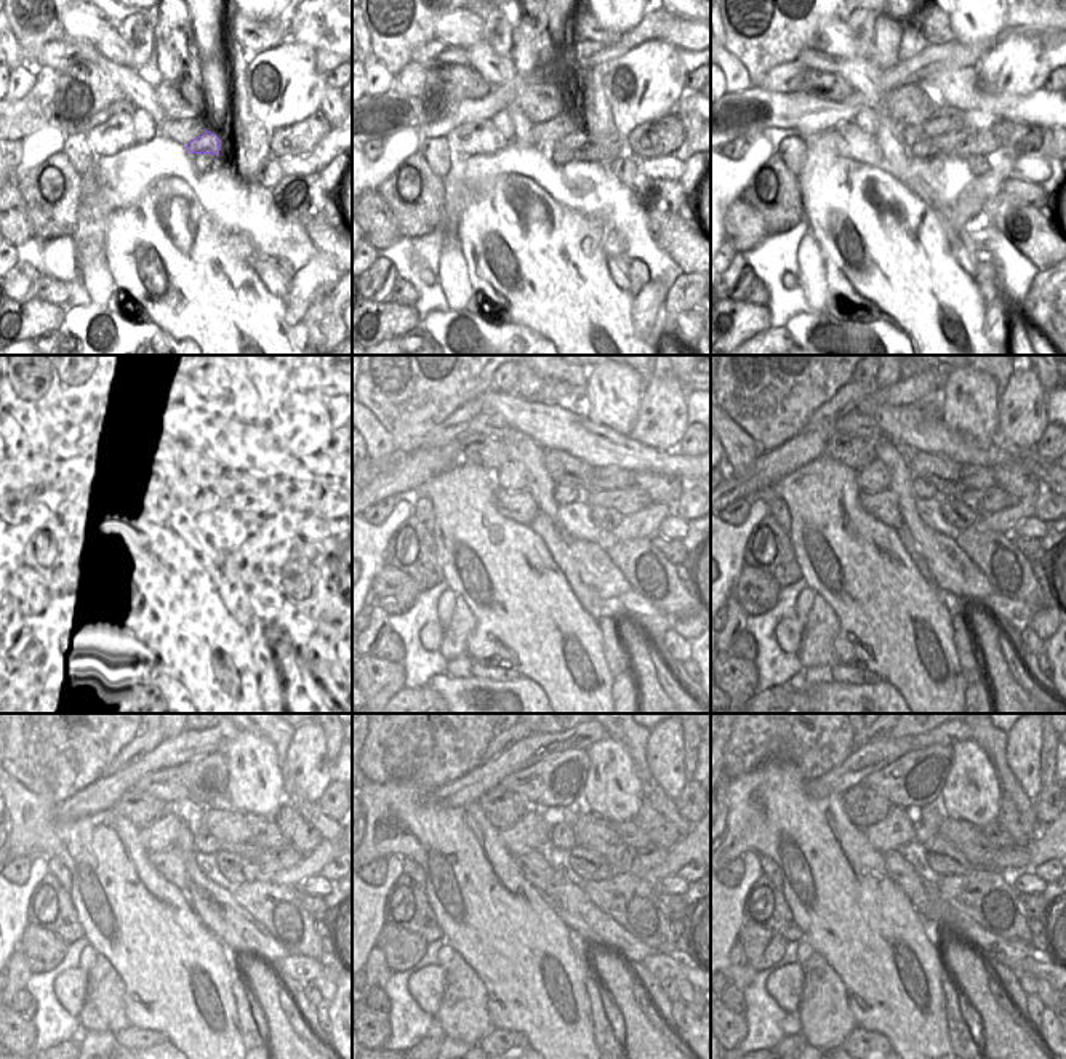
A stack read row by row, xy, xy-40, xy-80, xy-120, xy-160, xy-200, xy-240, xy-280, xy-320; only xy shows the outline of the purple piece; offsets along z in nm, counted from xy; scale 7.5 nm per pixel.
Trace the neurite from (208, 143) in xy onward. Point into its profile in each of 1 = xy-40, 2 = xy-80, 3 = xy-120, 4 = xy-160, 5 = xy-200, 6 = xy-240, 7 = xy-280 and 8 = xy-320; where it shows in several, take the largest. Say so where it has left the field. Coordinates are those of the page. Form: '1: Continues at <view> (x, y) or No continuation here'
1: Continues at xy-40 (578, 141)
2: Continues at xy-80 (962, 143)
3: Continues at xy-120 (263, 501)
4: Continues at xy-160 (628, 501)
5: Continues at xy-200 (991, 499)
6: Continues at xy-240 (279, 858)
7: Continues at xy-280 (650, 856)
8: Continues at xy-320 (1009, 858).

